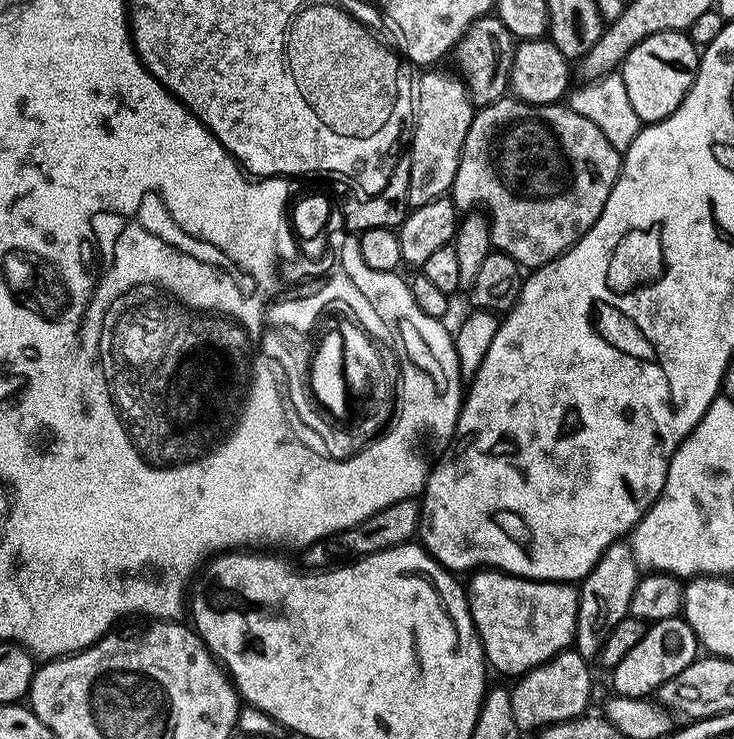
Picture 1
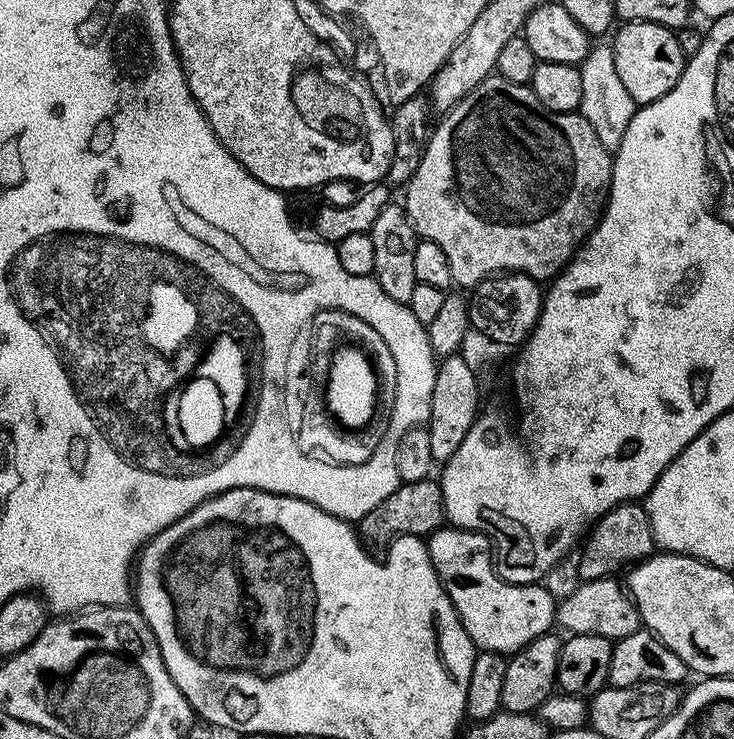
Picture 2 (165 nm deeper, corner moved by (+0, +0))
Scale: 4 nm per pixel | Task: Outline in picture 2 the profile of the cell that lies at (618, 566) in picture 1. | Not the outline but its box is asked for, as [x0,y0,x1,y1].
[579,502,658,581]

